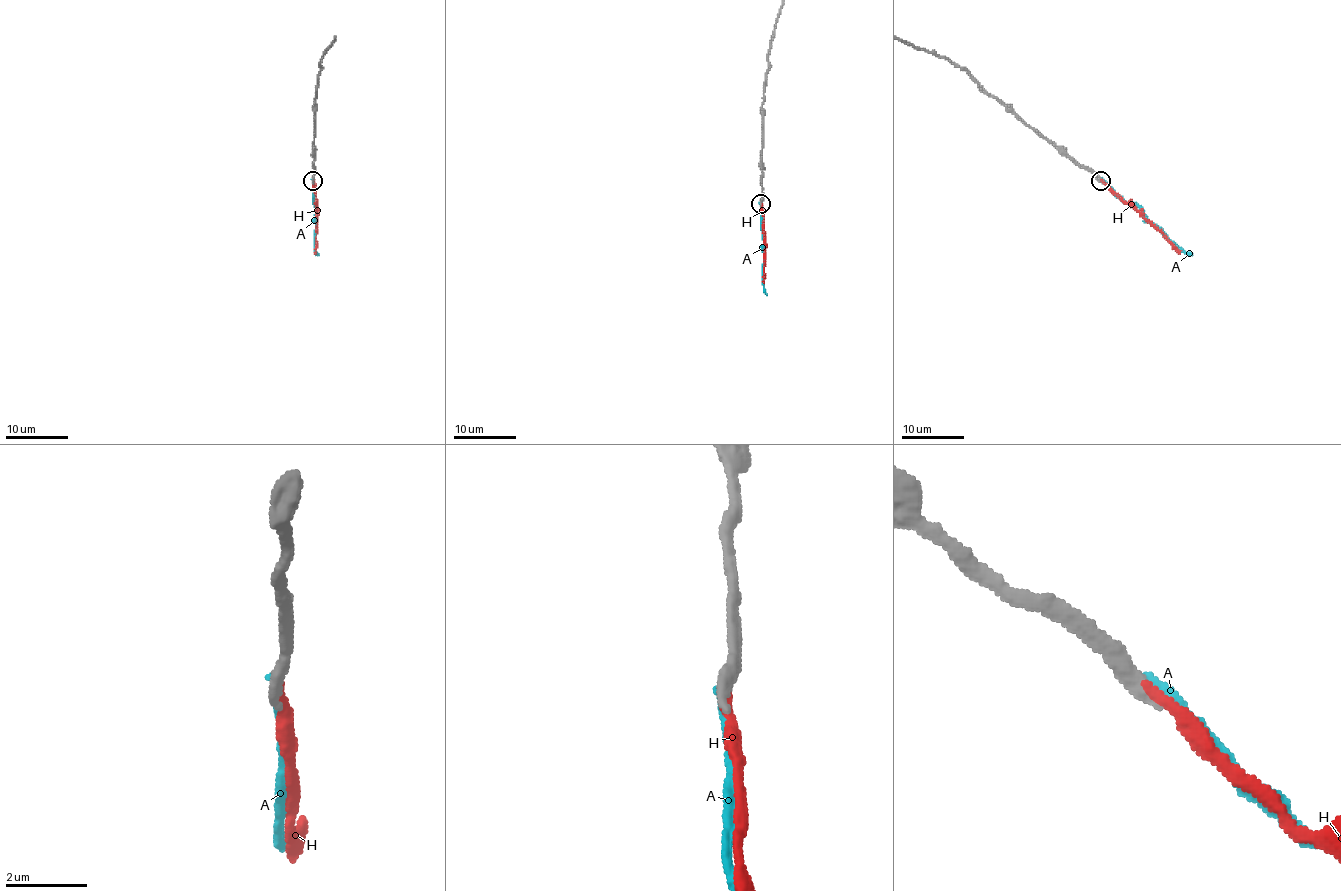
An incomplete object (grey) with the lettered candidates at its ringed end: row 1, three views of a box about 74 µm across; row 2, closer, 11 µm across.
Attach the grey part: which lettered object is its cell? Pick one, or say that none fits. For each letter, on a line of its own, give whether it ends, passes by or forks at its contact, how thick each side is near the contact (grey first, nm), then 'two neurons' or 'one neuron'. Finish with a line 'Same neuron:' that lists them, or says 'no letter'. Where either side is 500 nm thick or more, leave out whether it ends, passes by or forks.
A: it ends; calibres 420 and 220 nm; two neurons
H: it ends; calibres 360 and 280 nm; one neuron
Same neuron: H

